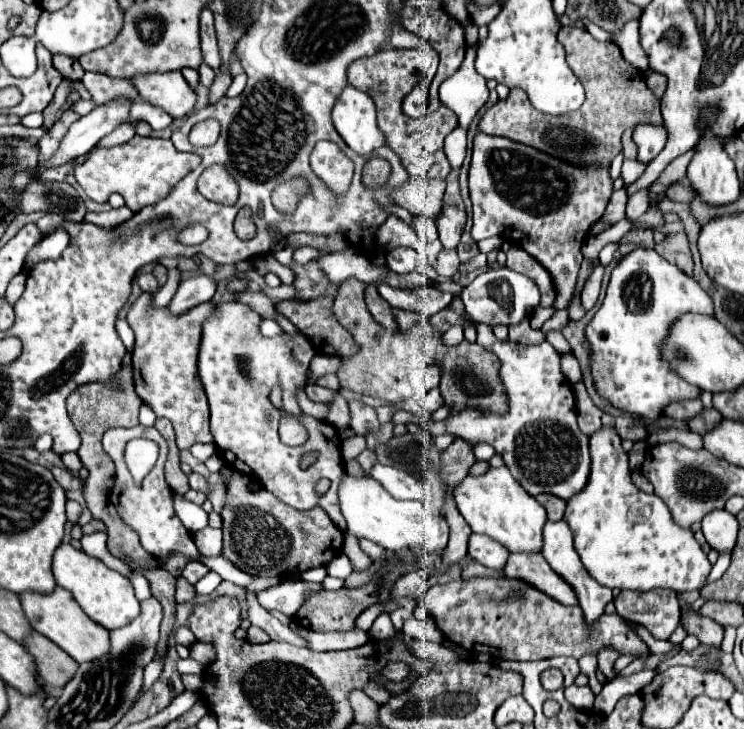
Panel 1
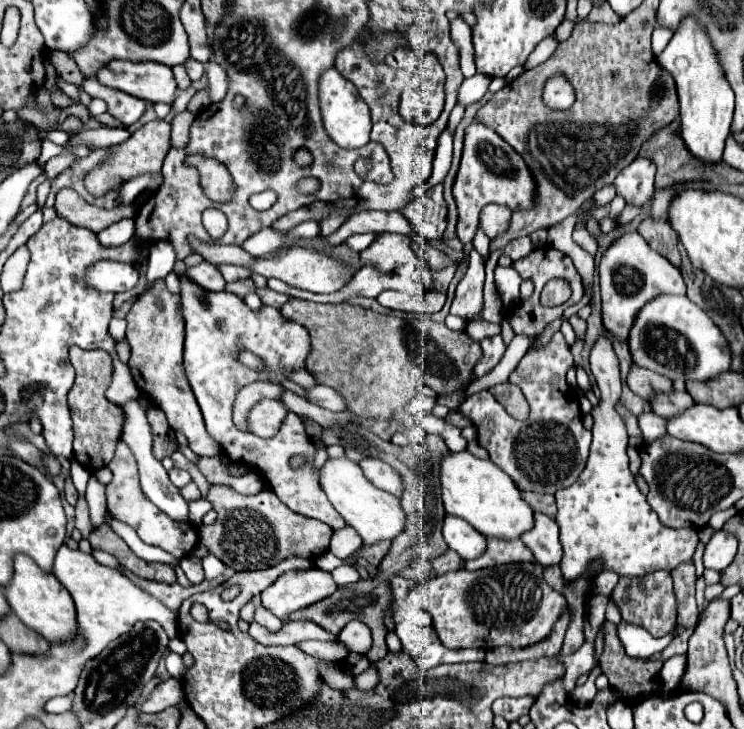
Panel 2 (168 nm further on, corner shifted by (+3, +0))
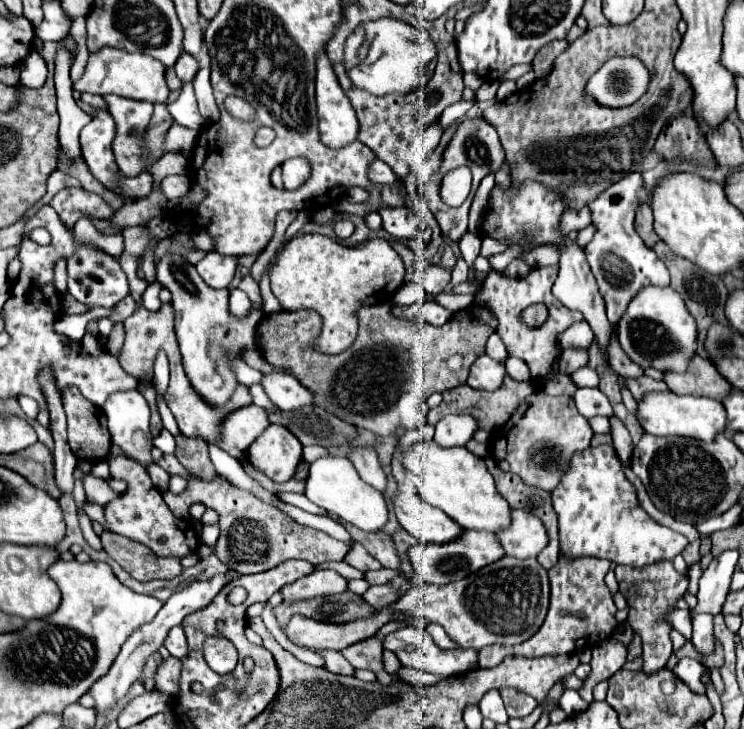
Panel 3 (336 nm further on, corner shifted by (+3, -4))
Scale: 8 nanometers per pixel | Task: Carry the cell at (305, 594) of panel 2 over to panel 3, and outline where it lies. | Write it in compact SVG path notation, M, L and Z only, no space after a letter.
M314 569L310 575L282 589L284 601L302 601L320 595L334 595L348 589L348 581L332 569Z

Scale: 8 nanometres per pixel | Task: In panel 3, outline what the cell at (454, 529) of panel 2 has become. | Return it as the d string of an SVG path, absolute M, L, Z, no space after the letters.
M396 491L392 495L392 509L402 529L424 543L452 541L462 533L462 527L454 523L446 513L424 503L418 495L406 495Z

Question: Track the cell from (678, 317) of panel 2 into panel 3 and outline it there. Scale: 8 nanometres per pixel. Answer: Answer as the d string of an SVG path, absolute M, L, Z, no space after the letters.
M648 285L646 289L640 289L616 323L616 333L626 355L640 367L684 373L688 361L696 353L696 321L686 309L680 293L672 287Z

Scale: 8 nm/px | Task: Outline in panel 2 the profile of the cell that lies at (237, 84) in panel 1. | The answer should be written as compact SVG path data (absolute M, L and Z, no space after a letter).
M208 61L206 63L206 75L210 79L210 83L208 83L210 99L216 103L226 95L226 89L230 85L230 83L226 83L226 71L216 61Z

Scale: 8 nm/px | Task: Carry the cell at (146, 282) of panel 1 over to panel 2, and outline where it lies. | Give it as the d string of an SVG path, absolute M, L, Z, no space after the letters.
M100 261L88 271L88 285L98 291L130 291L136 287L140 273L134 265L118 263L118 261Z

